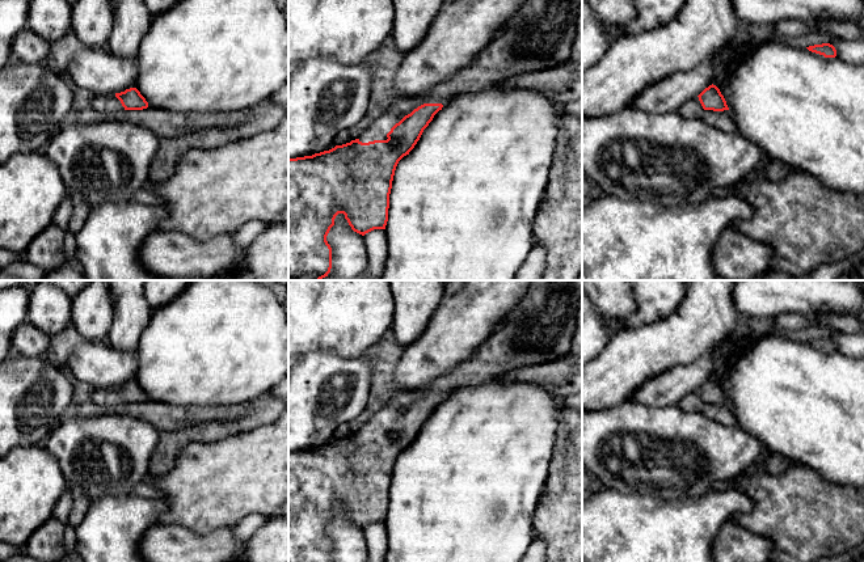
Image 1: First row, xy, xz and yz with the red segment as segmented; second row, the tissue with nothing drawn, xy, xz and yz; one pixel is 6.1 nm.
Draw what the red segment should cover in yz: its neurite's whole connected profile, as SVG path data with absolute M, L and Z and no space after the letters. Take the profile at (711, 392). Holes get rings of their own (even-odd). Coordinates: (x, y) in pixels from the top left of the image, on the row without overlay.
M713 377L705 381L696 392L687 394L678 406L684 411L700 411L704 403L729 403L724 389Z

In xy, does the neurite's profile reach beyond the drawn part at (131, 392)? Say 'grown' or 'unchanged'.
grown

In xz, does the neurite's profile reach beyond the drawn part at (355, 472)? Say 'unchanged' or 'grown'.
grown

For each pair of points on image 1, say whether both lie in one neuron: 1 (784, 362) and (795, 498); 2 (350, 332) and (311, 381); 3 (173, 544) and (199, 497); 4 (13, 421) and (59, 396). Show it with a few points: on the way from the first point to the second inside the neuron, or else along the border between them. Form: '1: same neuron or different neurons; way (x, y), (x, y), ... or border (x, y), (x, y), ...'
1: different neurons; border (792, 463), (808, 465), (821, 476)
2: different neurons; border (366, 351), (358, 356), (325, 350), (304, 355)
3: different neurons; border (159, 523), (181, 524), (201, 535), (214, 531)
4: same neuron; way (25, 413), (42, 396), (47, 396)

